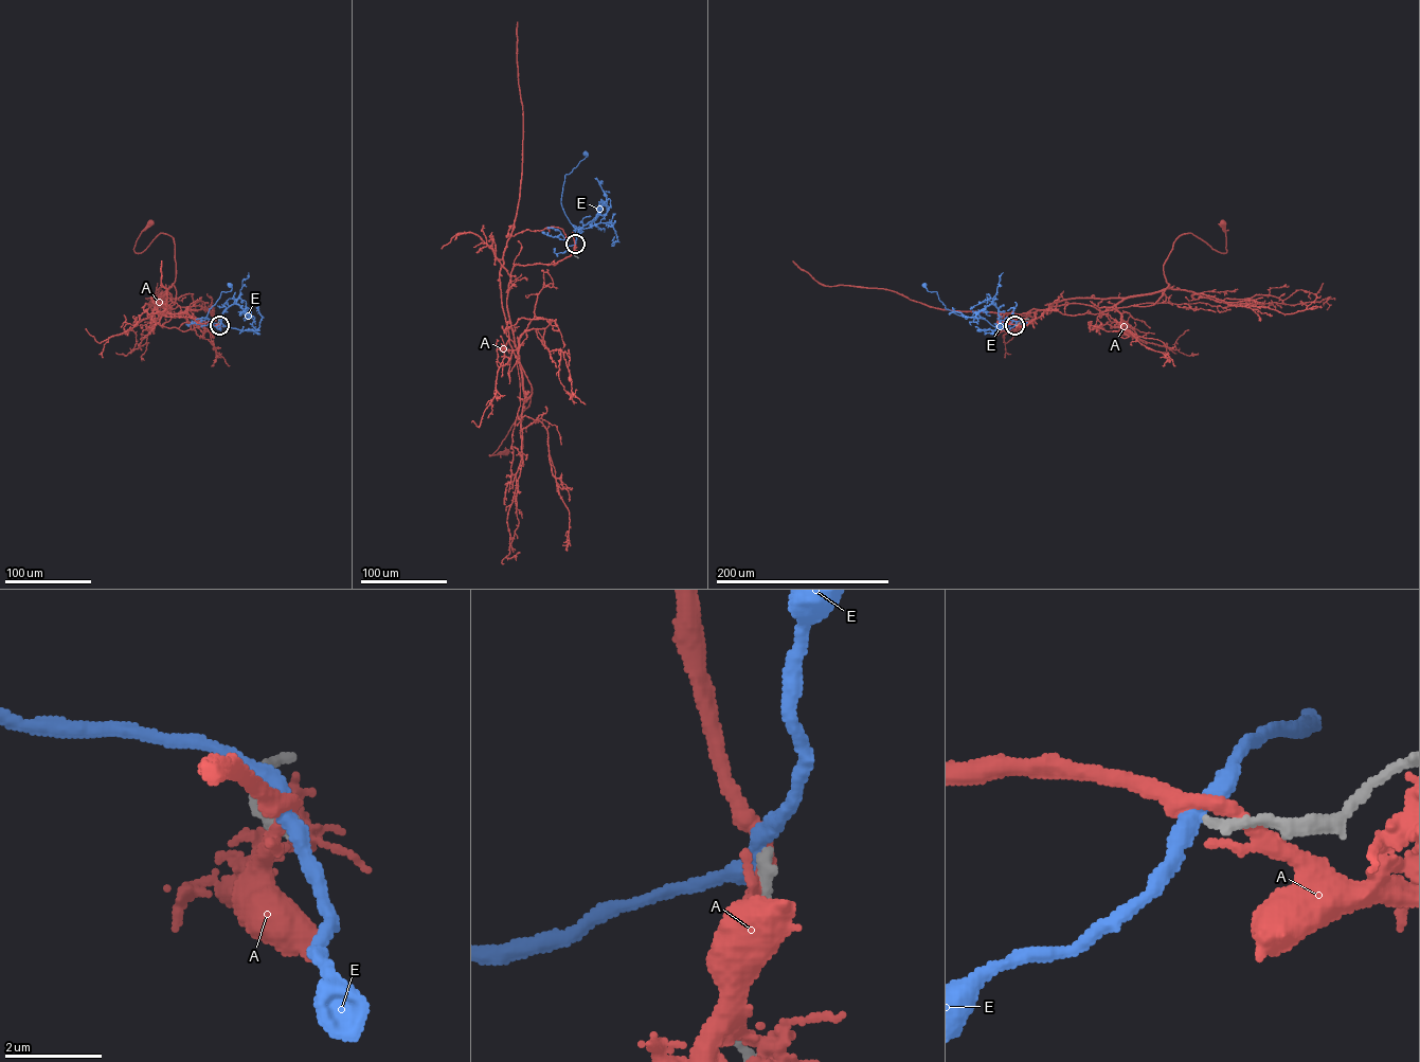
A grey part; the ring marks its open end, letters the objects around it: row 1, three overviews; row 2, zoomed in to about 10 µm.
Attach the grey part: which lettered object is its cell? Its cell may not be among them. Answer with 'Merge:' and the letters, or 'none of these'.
Merge: none of these

